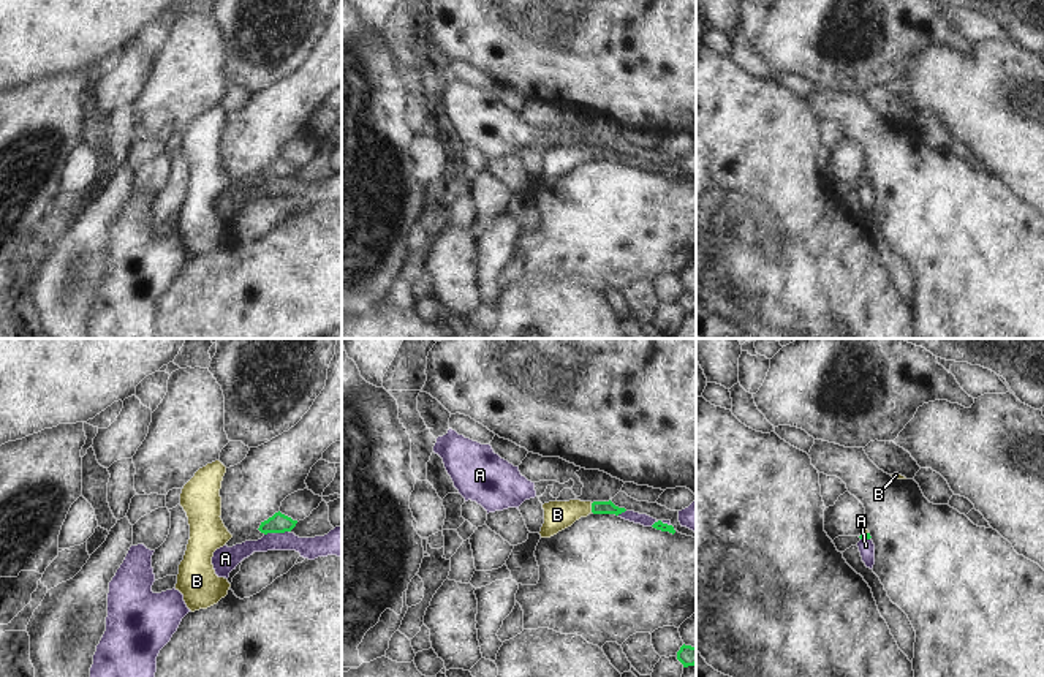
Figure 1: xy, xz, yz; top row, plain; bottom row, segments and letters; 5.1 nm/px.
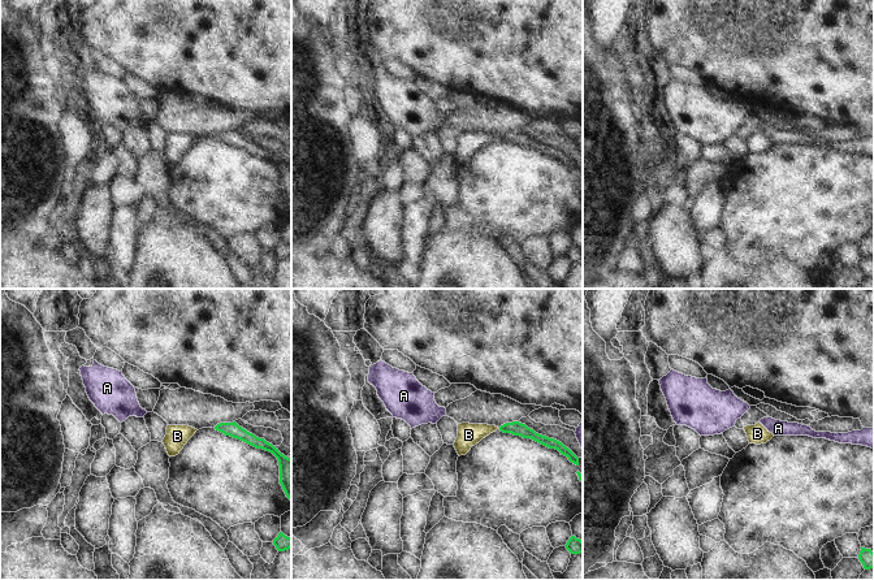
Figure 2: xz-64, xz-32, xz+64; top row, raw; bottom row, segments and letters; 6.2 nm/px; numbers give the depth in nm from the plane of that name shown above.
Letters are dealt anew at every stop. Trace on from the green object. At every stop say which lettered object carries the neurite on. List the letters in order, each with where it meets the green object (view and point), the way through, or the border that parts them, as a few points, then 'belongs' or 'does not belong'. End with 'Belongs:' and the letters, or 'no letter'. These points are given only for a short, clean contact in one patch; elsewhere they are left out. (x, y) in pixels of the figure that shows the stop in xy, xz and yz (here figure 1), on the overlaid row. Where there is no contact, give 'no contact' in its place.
A: contact xy (276, 532); border xy (288, 530), (264, 535); does not belong
B: contact xz (592, 508); way xz (597, 506), (592, 508), (576, 508), (557, 514); belongs
Belongs: B

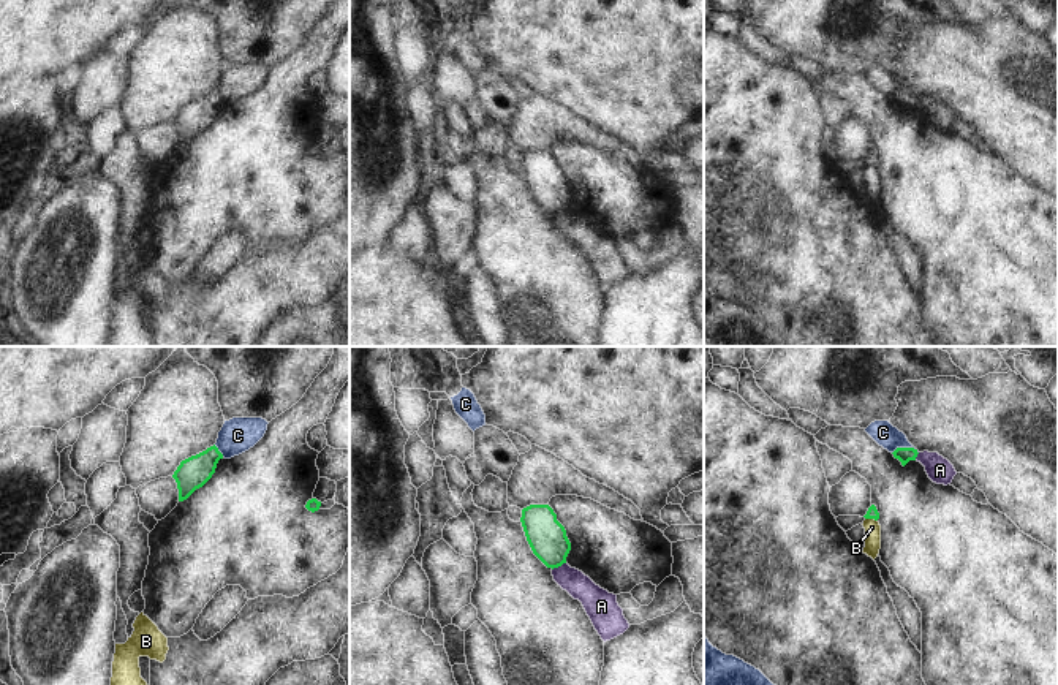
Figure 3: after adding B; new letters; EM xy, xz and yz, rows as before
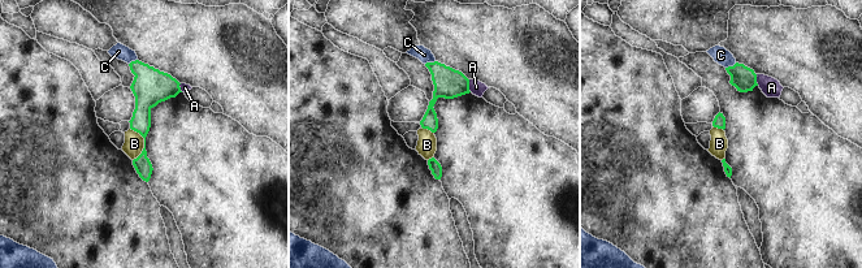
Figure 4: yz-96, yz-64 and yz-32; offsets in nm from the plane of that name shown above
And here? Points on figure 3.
A: contact xz (559, 565); belongs
B: contact yz (872, 518); border yz (865, 518), (876, 521); does not belong
C: contact yz (905, 448); does not belong
Belongs: A

